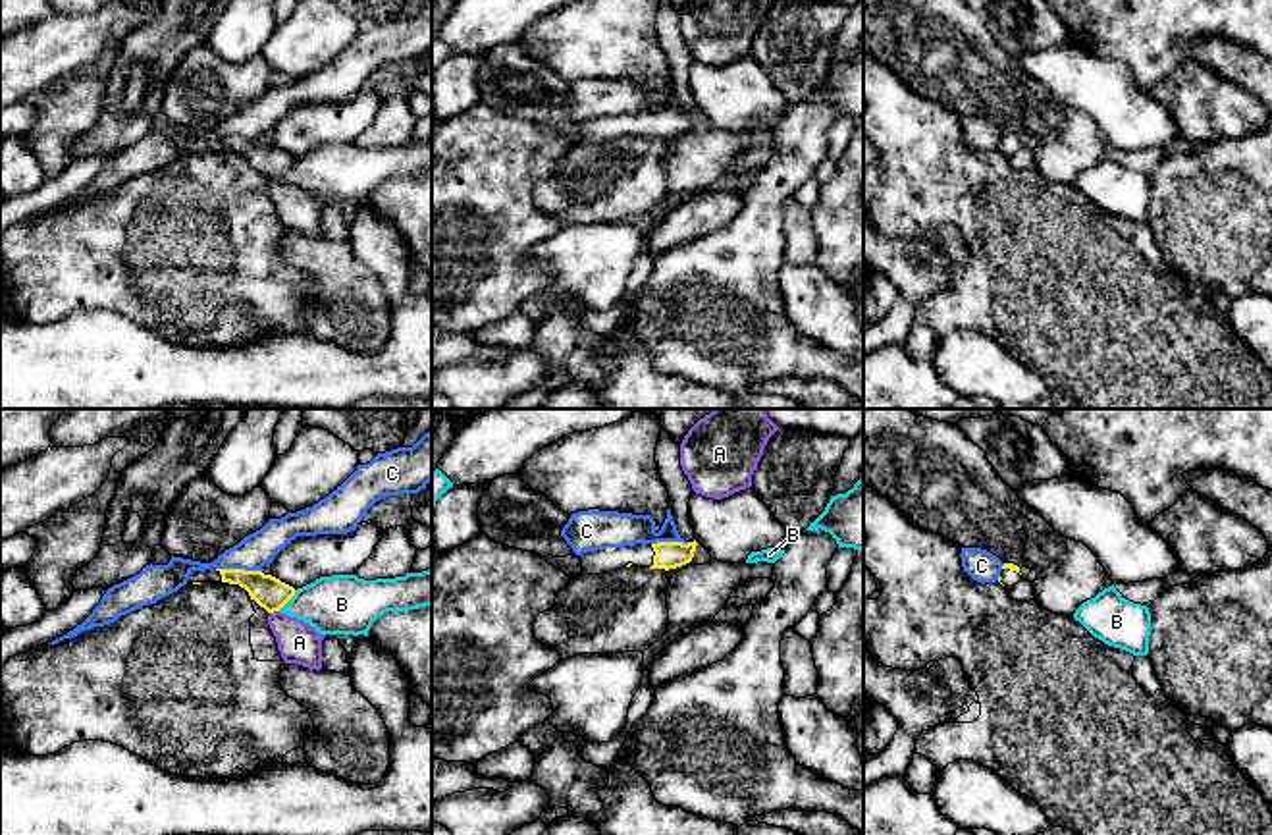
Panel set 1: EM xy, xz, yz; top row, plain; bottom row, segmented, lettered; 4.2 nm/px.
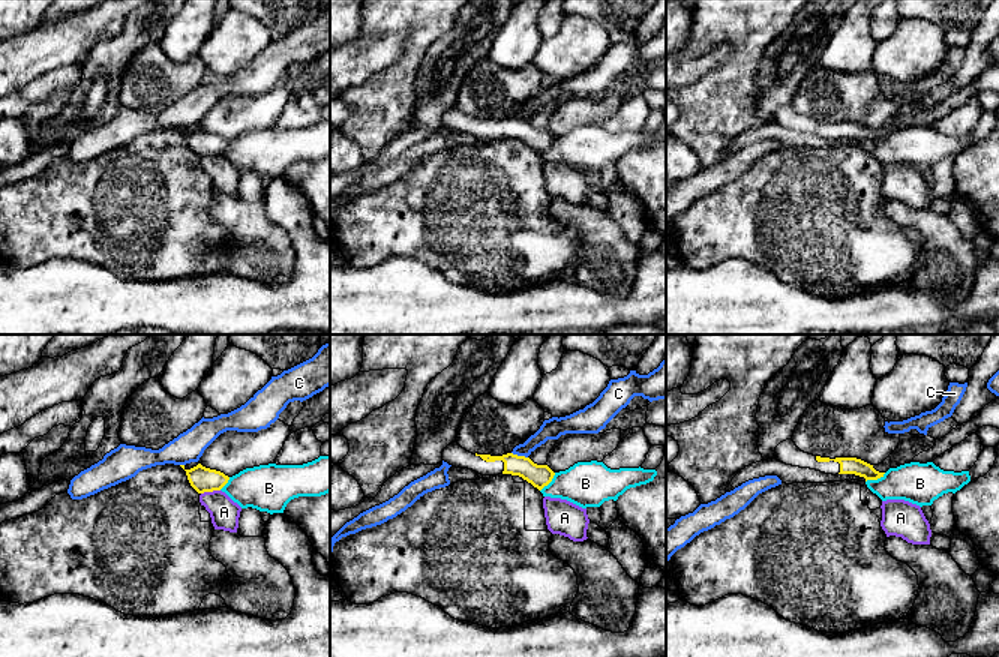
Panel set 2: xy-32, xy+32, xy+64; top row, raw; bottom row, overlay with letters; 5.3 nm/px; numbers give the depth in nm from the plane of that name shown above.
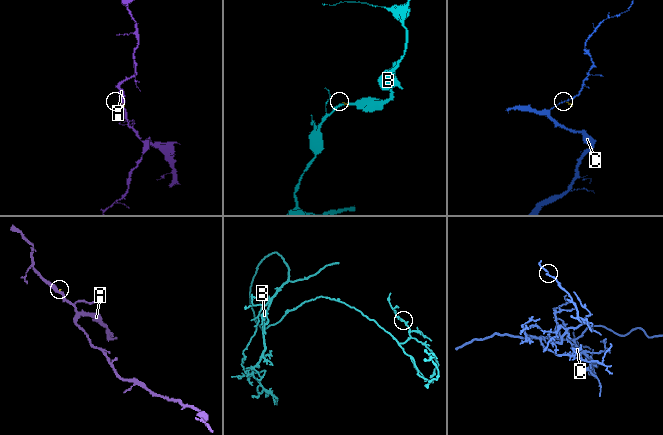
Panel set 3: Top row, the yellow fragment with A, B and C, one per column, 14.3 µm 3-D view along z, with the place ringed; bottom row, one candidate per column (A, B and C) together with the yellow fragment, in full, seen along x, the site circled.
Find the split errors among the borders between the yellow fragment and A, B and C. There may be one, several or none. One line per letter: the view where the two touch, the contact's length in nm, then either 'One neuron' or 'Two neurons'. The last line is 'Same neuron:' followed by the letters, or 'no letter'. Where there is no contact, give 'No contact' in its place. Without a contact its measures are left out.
A: Touches yellow in xy. Shared border 40 nm. Two neurons
B: Touches yellow in xy. Shared border 120 nm. Two neurons
C: Touches yellow in xy. Shared border 190 nm. Two neurons
Same neuron: no letter

